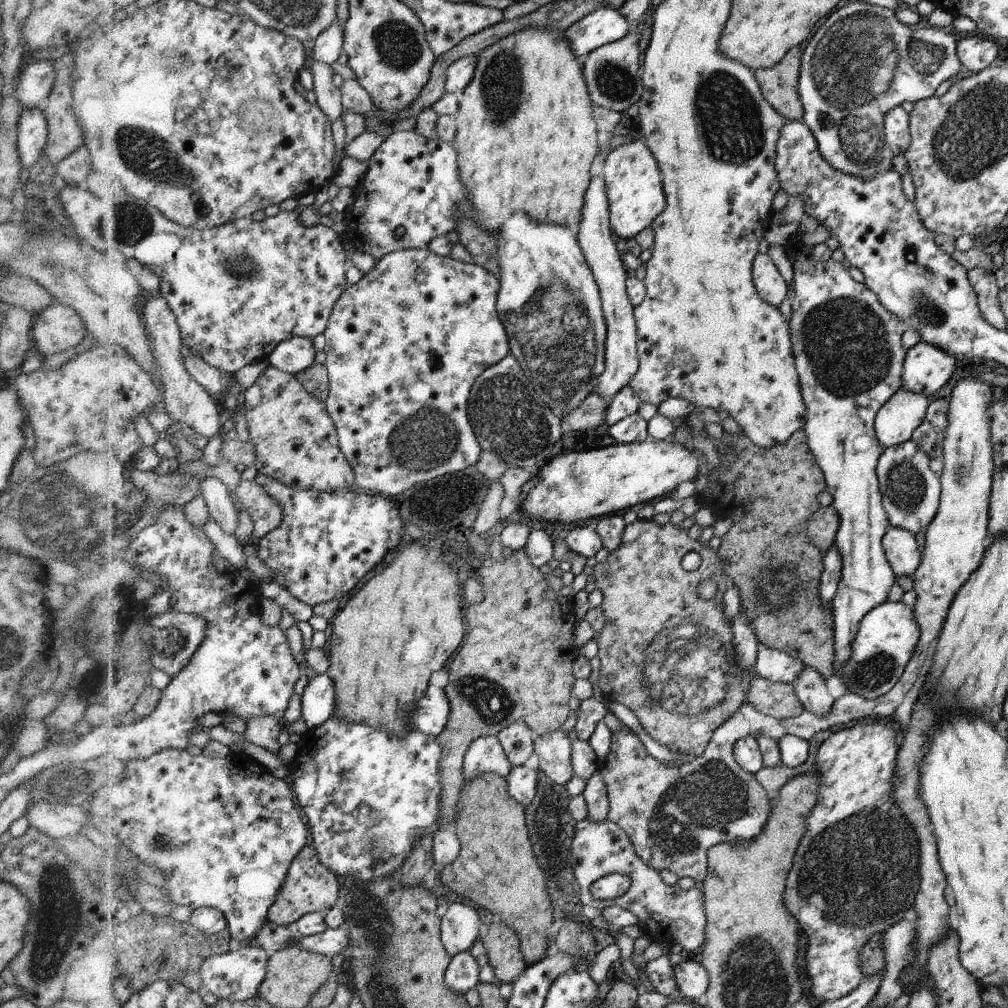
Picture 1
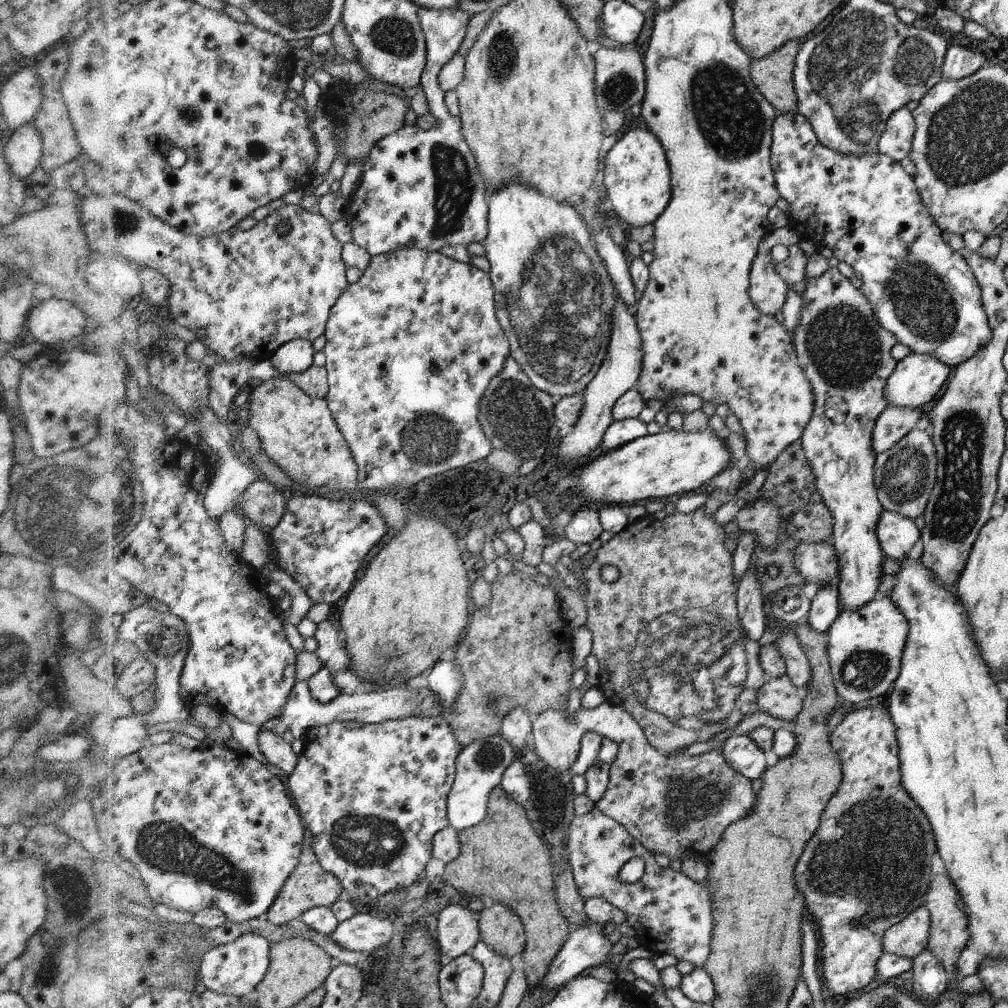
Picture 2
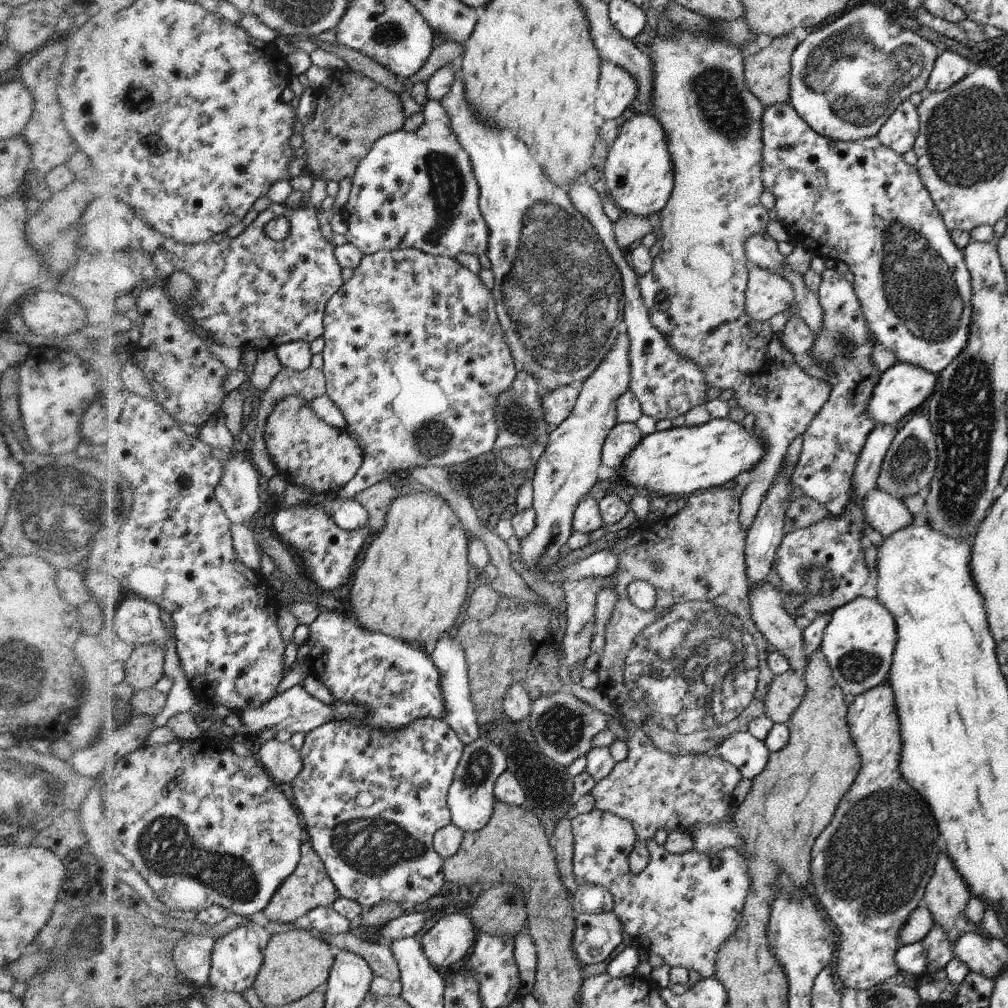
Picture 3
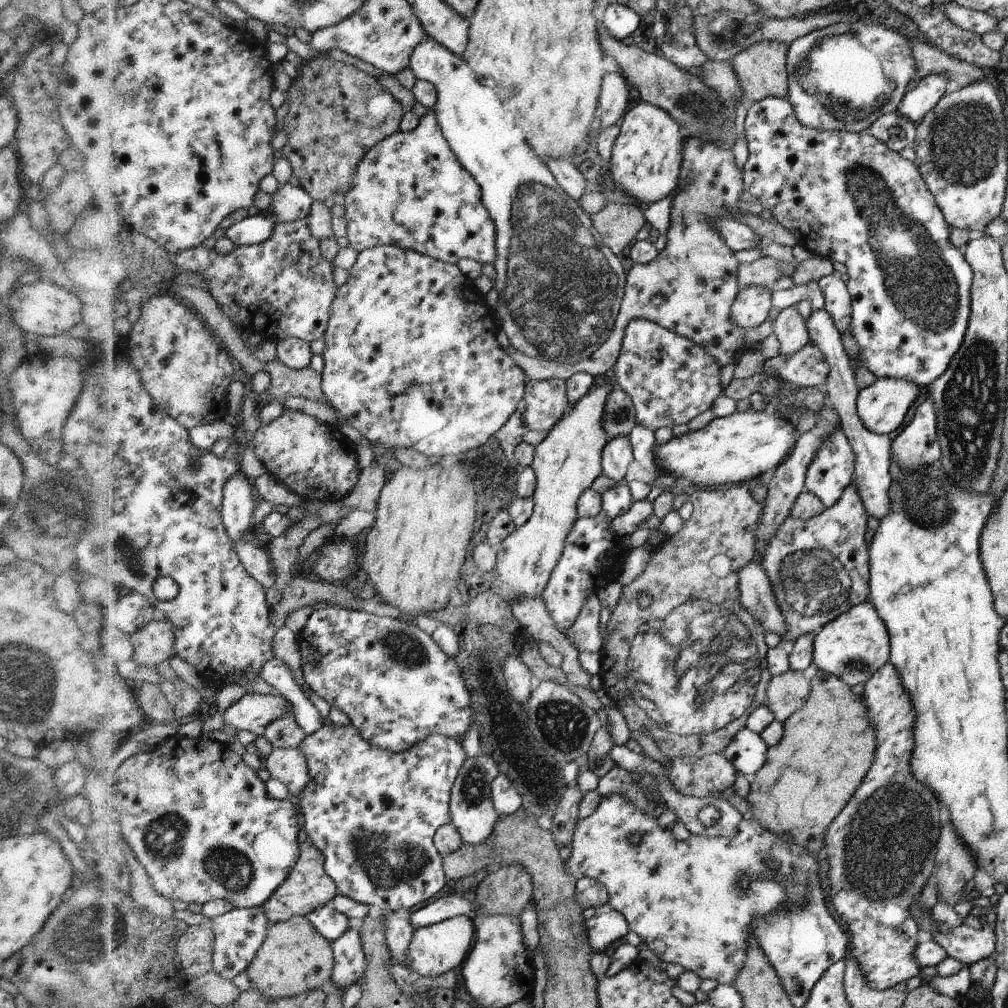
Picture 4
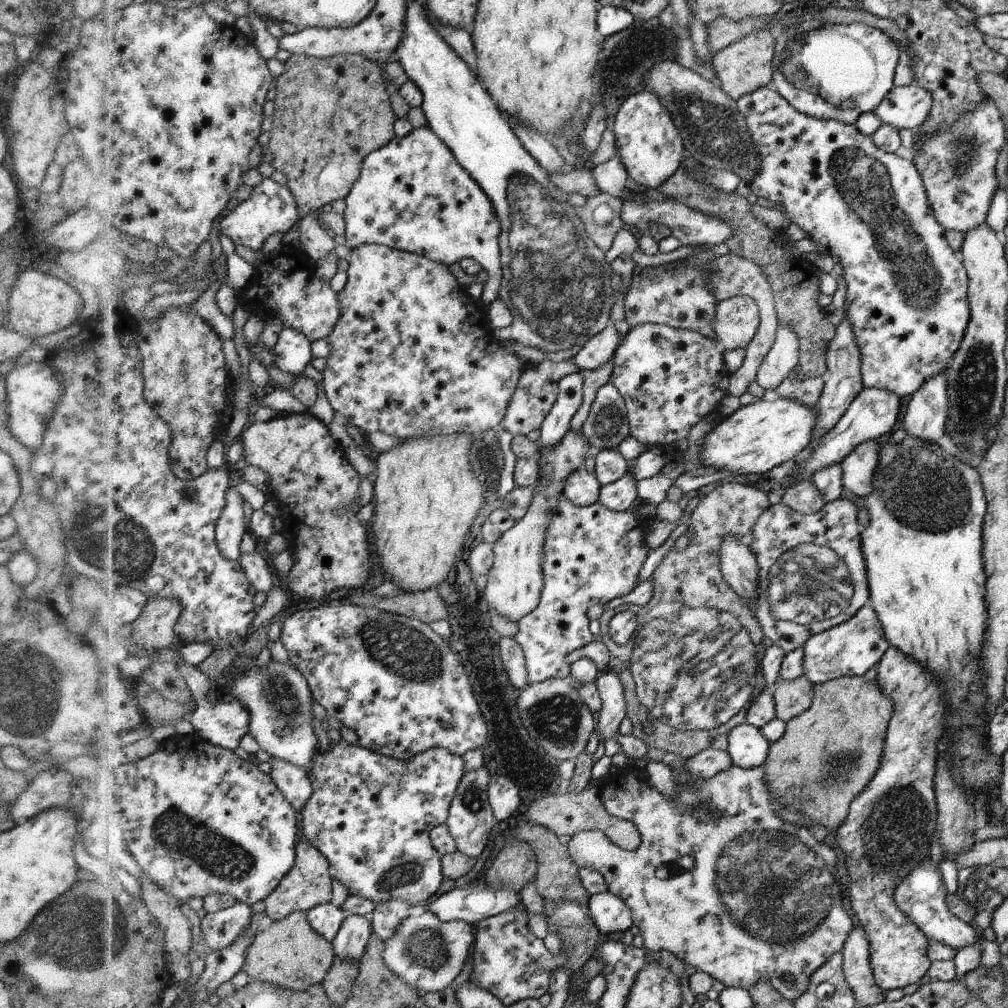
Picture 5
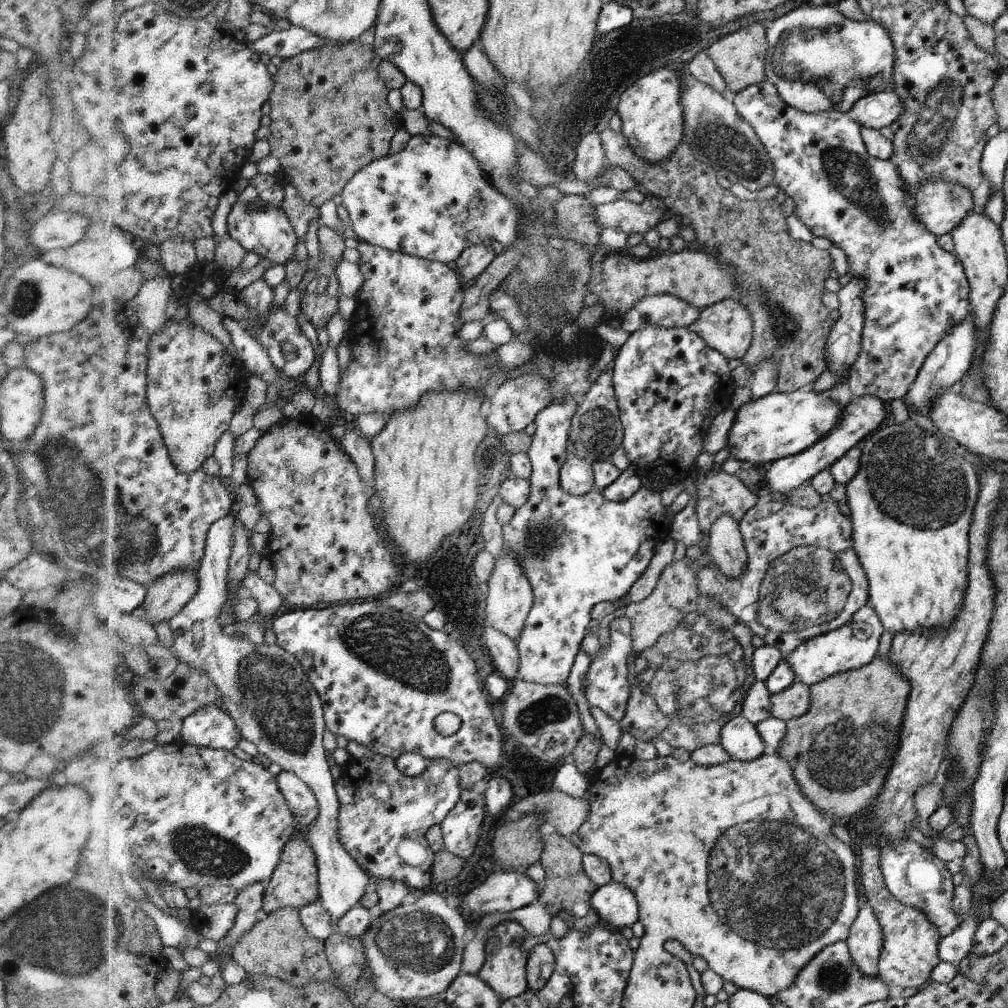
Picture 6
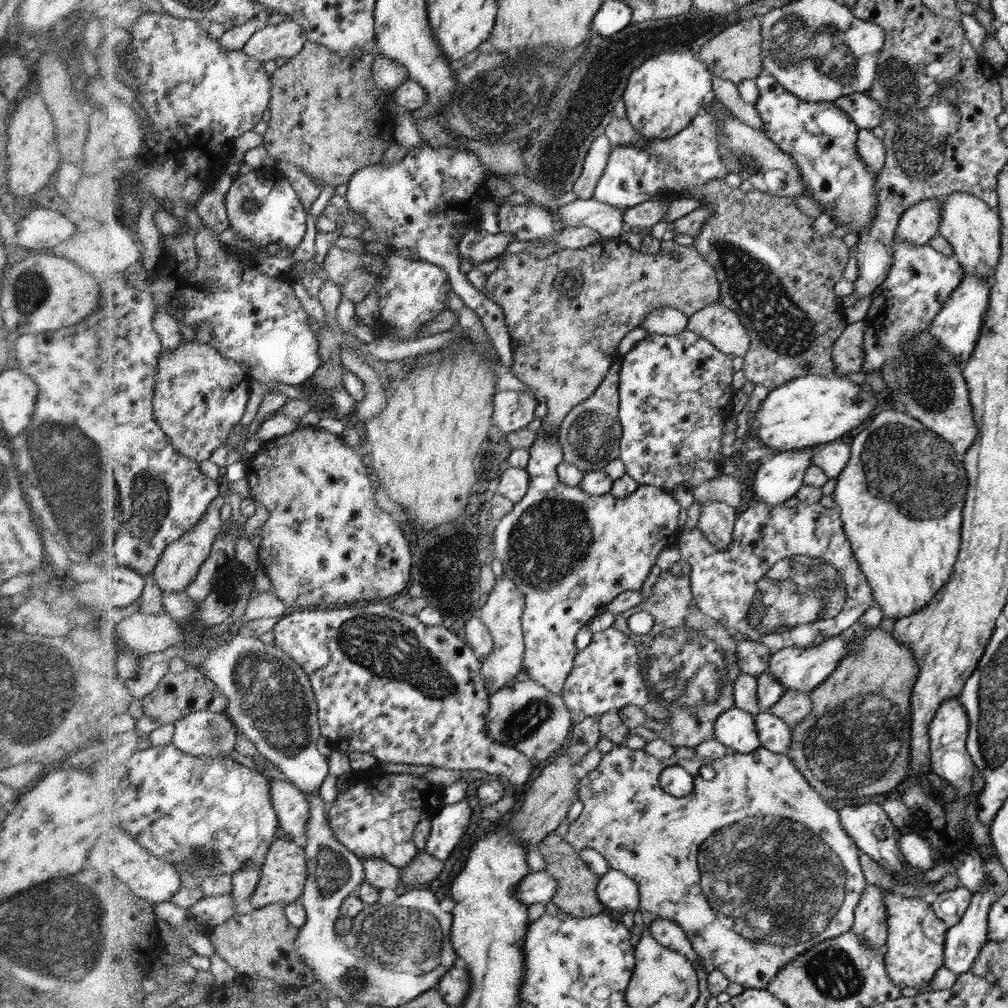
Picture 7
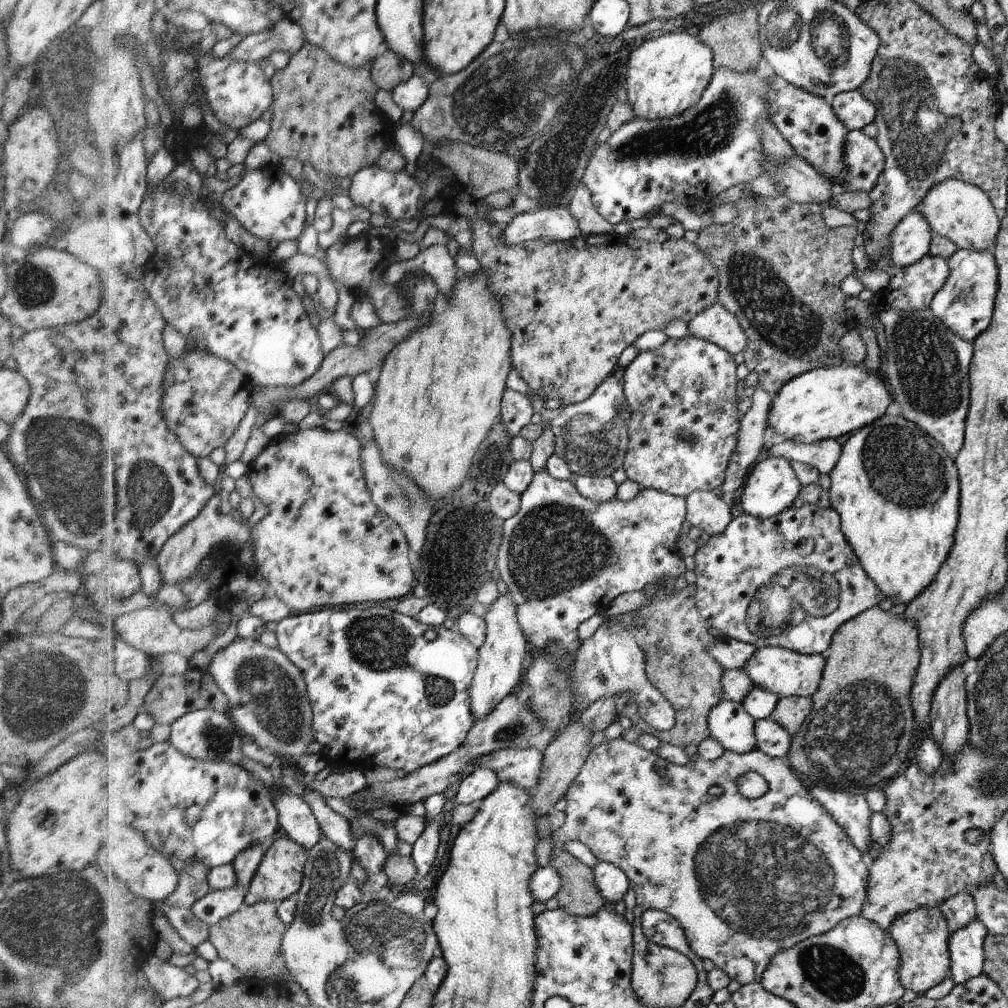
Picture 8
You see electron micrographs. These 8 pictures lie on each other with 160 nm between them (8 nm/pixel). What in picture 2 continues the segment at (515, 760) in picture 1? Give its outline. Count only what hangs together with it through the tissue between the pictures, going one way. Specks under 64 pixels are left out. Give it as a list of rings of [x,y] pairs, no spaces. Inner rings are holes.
[[[516,706],[503,720],[500,736],[508,740],[516,757],[524,755],[524,748],[527,746],[526,738],[531,733],[532,719],[533,717],[525,708]]]

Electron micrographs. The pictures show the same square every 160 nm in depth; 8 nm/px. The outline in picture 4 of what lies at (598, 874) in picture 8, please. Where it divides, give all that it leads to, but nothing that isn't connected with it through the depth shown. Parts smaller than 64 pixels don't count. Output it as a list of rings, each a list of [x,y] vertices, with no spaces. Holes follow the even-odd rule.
[[[609,903],[584,909],[583,917],[587,930],[587,941],[594,953],[606,952],[610,944],[624,938],[630,931],[627,917]]]

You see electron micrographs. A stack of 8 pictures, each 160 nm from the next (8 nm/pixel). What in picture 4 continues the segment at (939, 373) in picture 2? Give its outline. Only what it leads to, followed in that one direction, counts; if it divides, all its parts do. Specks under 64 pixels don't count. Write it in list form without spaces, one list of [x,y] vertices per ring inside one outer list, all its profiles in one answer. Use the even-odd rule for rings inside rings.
[[[882,377],[857,394],[857,413],[868,430],[888,435],[898,430],[921,386],[903,378]]]

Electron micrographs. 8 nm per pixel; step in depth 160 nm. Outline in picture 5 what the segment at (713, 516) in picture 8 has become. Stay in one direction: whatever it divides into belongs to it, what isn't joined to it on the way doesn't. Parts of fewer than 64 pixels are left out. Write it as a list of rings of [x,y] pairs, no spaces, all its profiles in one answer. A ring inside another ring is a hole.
[[[725,537],[720,558],[724,576],[740,598],[752,601],[759,597],[759,568],[746,542]]]

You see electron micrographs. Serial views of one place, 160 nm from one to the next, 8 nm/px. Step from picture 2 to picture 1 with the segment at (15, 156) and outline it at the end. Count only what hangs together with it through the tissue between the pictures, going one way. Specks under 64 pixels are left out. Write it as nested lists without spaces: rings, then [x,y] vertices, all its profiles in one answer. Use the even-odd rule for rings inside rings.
[[[42,107],[23,110],[17,128],[16,148],[25,175],[36,164],[47,142],[48,126]]]

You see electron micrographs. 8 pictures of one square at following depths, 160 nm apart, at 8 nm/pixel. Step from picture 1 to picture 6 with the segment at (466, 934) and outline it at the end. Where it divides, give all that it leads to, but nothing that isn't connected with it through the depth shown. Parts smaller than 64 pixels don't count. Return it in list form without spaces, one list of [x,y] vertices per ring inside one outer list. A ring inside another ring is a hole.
[[[426,893],[416,904],[400,905],[380,915],[366,930],[364,948],[376,988],[396,1000],[427,999],[444,994],[458,977],[466,922],[438,894]]]

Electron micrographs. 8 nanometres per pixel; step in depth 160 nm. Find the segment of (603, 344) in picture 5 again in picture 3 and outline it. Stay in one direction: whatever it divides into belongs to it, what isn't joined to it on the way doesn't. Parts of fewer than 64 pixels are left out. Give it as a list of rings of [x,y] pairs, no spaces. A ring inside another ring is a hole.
[[[680,26],[674,30],[674,34],[670,36],[658,36],[656,33],[654,40],[650,43],[652,45],[652,54],[650,59],[652,60],[652,104],[648,106],[646,111],[649,111],[659,122],[663,124],[664,131],[667,132],[667,142],[670,148],[671,158],[674,160],[675,166],[675,182],[674,192],[671,194],[671,199],[664,206],[659,216],[659,222],[663,226],[664,232],[664,245],[662,251],[653,259],[652,269],[648,274],[644,276],[638,276],[640,278],[640,294],[643,296],[643,302],[647,306],[648,311],[651,314],[651,322],[666,336],[668,342],[672,348],[696,362],[700,366],[700,370],[704,372],[704,380],[708,382],[709,388],[718,388],[718,390],[732,390],[734,392],[734,398],[738,400],[738,407],[744,408],[746,414],[754,414],[756,421],[754,422],[754,434],[756,438],[764,440],[764,458],[752,468],[749,472],[751,476],[754,476],[754,480],[745,488],[743,494],[740,497],[740,524],[742,524],[742,530],[746,532],[752,526],[752,522],[756,520],[760,504],[767,497],[768,490],[771,490],[773,486],[772,482],[775,481],[776,474],[780,470],[780,466],[783,464],[785,455],[787,454],[788,447],[792,444],[795,438],[800,435],[804,435],[807,429],[810,428],[811,422],[819,414],[823,406],[827,404],[828,398],[831,397],[831,387],[825,380],[818,380],[808,374],[804,374],[804,370],[800,366],[796,366],[796,360],[794,356],[788,352],[783,342],[780,342],[778,334],[772,330],[769,321],[756,322],[754,324],[754,330],[750,328],[750,316],[746,312],[746,291],[747,282],[750,280],[750,262],[748,260],[746,246],[748,244],[748,238],[752,238],[754,234],[758,232],[766,232],[766,226],[768,226],[768,212],[766,208],[762,206],[760,202],[760,194],[764,192],[764,182],[760,178],[762,174],[762,150],[764,150],[764,142],[762,142],[762,124],[764,122],[764,106],[760,102],[759,98],[756,98],[755,94],[752,94],[752,90],[748,90],[748,84],[746,78],[744,78],[744,61],[746,55],[740,48],[736,48],[734,44],[728,44],[726,40],[722,38],[712,38],[704,32],[700,34],[692,34],[688,30],[680,30]],[[784,363],[788,364],[788,376],[778,376],[778,374],[772,374],[776,370],[780,370]]]

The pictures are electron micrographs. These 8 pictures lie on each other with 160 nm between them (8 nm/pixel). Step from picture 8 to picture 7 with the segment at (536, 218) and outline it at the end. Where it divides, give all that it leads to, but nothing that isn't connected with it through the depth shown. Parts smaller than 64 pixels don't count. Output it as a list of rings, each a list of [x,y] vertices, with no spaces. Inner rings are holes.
[[[578,199],[558,210],[565,224],[564,230],[588,227],[600,233],[602,239],[622,238],[626,229],[624,211],[615,206],[598,202],[596,199]],[[482,228],[468,230],[464,238],[459,242],[459,253],[464,260],[469,260],[473,266],[500,257],[513,237],[506,233],[495,235]]]

